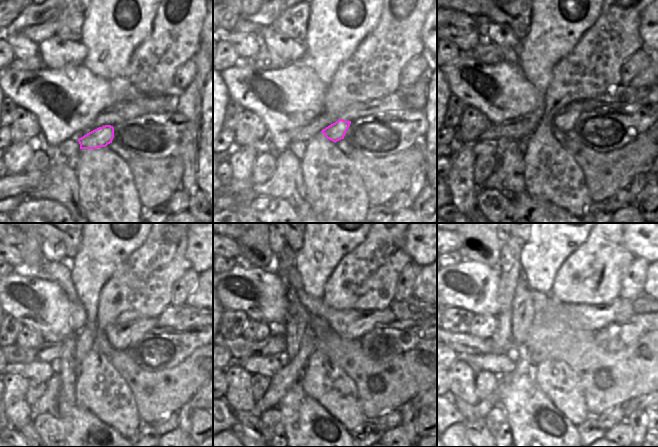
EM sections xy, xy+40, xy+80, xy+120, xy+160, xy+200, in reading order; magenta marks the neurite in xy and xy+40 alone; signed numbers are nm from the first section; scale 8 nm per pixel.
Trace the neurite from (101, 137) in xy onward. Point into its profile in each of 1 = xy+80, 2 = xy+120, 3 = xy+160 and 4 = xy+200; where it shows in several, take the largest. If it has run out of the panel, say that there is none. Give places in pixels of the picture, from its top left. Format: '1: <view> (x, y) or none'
1: xy+80 (565, 120)
2: xy+120 (120, 337)
3: xy+160 (350, 323)
4: xy+200 (585, 317)

